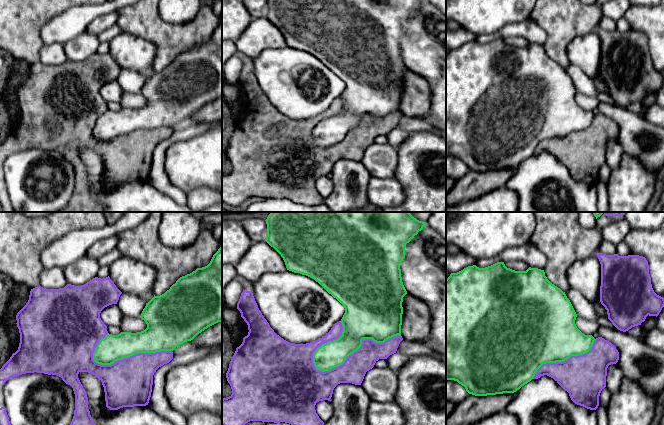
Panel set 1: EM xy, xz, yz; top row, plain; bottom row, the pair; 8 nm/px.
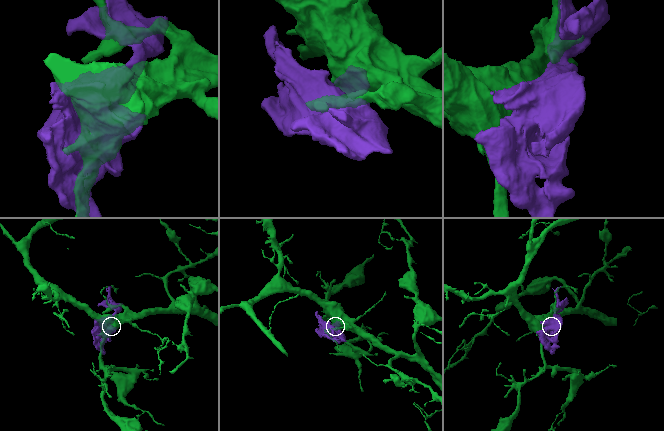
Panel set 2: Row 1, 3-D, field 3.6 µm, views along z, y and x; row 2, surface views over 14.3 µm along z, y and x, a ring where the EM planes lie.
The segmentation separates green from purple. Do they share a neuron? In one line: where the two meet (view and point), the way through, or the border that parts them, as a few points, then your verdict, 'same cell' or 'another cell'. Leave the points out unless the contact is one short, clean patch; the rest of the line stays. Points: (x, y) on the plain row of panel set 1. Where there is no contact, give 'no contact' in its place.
meets green in xz at (356, 126); same cell

